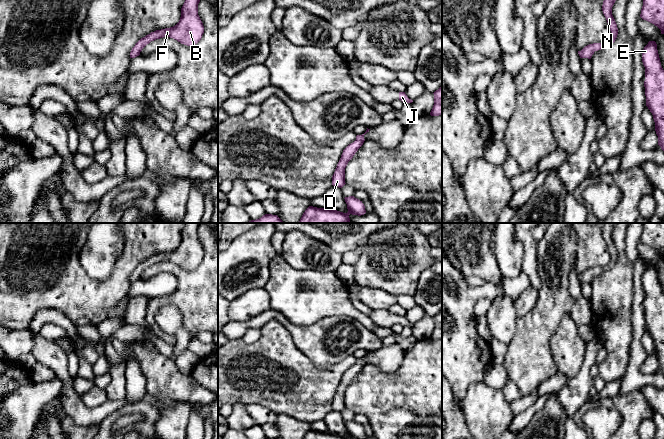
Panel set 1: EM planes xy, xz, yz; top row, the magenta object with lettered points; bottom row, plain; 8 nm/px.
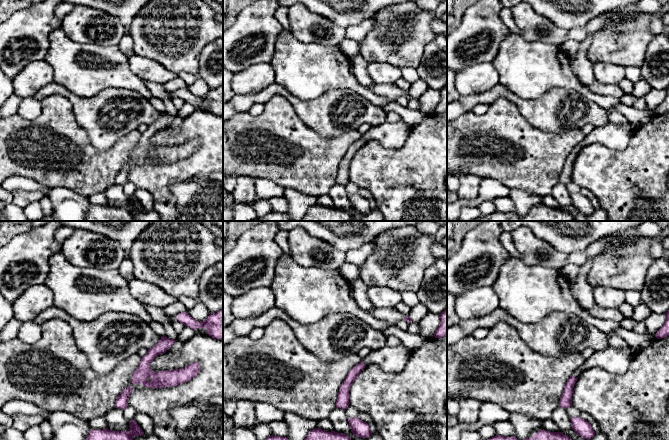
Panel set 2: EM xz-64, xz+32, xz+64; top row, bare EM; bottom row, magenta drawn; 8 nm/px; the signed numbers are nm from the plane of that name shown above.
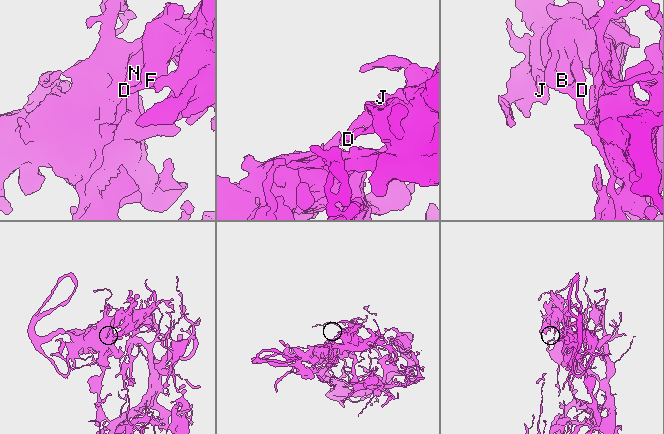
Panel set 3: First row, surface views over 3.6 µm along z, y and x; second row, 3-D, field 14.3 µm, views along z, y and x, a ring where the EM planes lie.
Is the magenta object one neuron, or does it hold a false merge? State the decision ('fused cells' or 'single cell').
fused cells

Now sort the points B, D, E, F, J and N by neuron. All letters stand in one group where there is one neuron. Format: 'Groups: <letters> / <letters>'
Groups: B E F J / D N

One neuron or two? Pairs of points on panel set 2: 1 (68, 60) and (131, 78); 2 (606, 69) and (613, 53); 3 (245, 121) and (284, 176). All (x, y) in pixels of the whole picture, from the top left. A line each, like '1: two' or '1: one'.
1: one
2: two
3: one

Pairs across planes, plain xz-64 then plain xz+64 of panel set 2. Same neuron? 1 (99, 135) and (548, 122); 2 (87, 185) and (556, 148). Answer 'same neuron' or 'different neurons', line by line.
1: same neuron
2: same neuron

